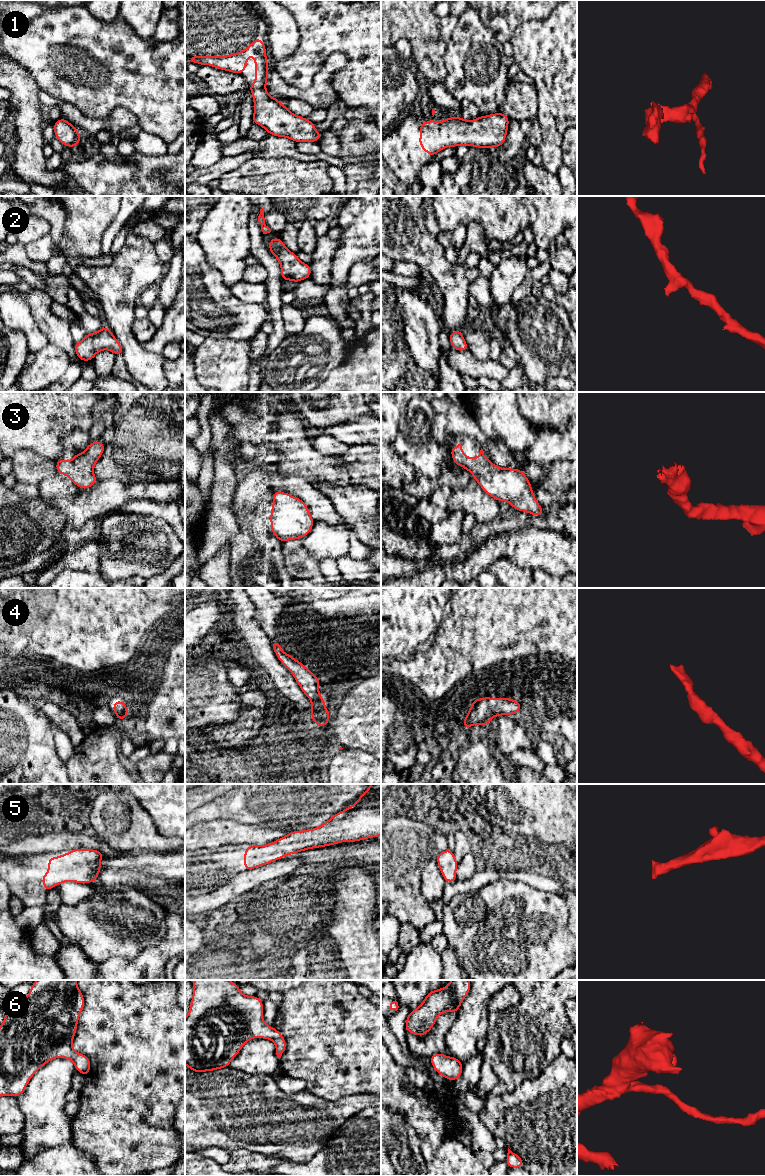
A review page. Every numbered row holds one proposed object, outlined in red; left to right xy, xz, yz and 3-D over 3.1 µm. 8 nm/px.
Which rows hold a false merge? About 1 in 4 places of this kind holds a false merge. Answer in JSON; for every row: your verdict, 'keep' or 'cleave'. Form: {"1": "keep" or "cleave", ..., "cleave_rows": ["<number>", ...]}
{"1": "keep", "2": "keep", "3": "keep", "4": "keep", "5": "keep", "6": "keep", "cleave_rows": []}

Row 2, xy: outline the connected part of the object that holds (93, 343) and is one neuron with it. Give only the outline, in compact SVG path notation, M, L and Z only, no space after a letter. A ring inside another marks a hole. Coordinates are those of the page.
M106 326L95 333L87 333L82 341L74 343L74 349L81 361L92 361L94 356L104 349L110 350L115 356L123 355L121 344Z

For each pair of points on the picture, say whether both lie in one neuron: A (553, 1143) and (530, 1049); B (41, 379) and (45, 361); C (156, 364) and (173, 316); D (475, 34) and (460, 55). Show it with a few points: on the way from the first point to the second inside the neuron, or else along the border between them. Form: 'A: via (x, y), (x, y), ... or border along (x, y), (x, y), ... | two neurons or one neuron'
A: border along (554, 1060), (537, 1076), (524, 1079), (516, 1087) | two neurons
B: via (41, 375), (45, 365) | one neuron
C: border along (141, 345), (147, 350), (161, 353) | two neurons
D: via (471, 39), (465, 50) | one neuron

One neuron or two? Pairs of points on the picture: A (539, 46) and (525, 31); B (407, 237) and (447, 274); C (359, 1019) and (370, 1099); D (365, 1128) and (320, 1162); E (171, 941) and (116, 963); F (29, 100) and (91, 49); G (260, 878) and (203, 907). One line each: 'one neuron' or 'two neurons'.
A: one neuron
B: one neuron
C: two neurons
D: one neuron
E: one neuron
F: two neurons
G: one neuron

